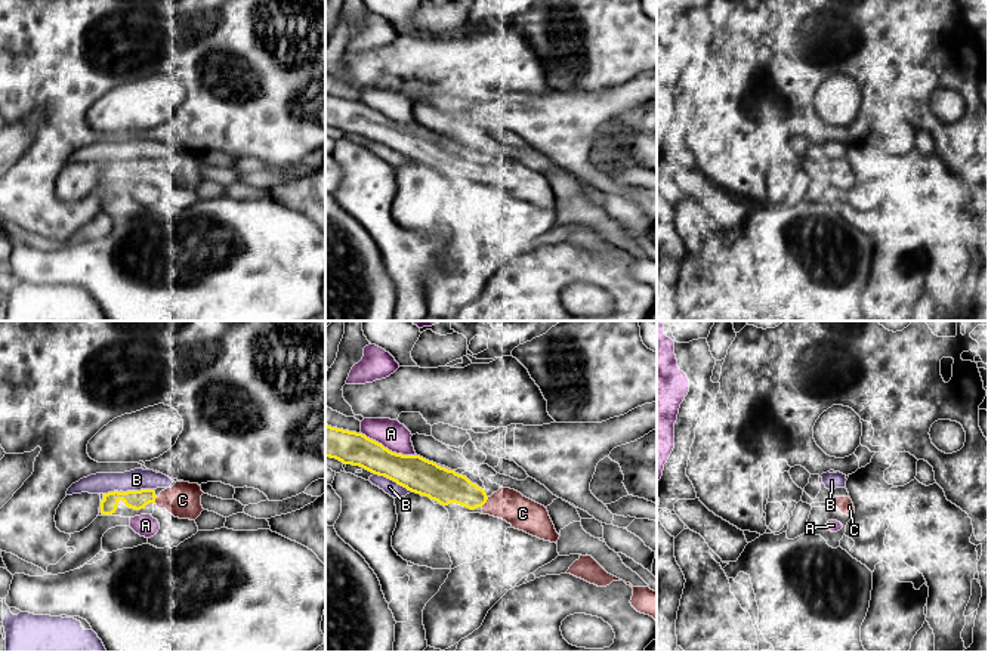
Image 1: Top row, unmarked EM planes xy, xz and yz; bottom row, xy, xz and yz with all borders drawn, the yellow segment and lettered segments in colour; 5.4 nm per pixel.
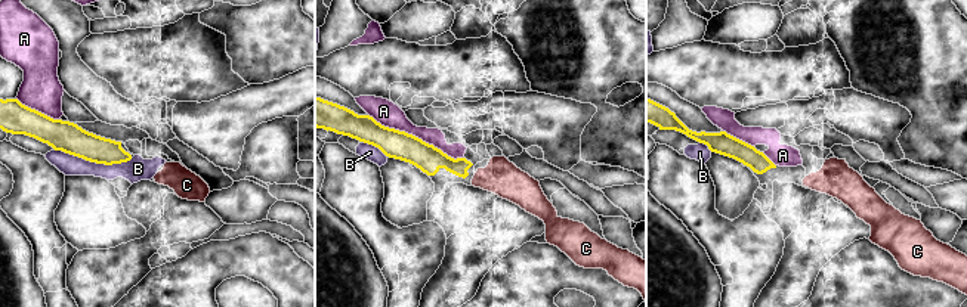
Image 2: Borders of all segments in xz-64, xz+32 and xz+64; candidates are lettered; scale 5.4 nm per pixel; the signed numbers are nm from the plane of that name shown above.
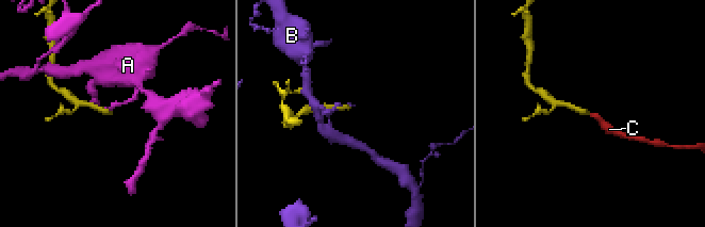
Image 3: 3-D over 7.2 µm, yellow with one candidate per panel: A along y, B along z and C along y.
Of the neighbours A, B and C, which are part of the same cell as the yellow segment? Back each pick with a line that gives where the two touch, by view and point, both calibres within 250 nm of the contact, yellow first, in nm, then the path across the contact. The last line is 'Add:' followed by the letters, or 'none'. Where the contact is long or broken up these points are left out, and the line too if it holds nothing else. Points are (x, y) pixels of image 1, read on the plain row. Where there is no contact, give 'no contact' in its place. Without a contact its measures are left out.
C: xz (485, 170) | 190/180 nm
Add: C

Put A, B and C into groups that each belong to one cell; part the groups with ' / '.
A / B / C

